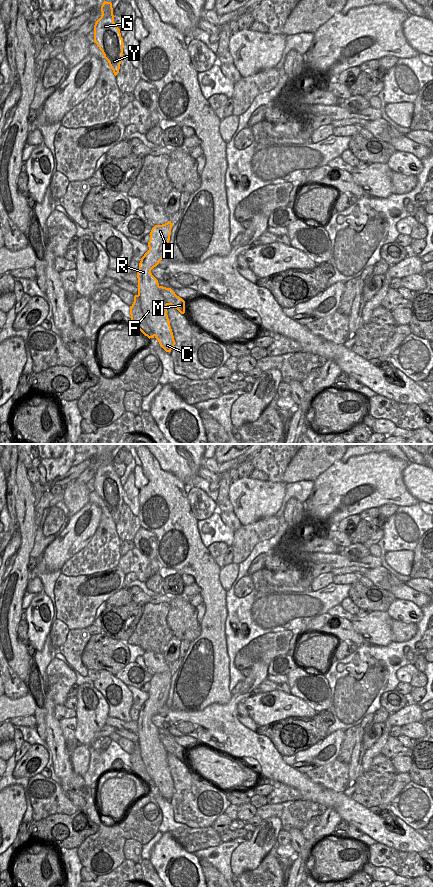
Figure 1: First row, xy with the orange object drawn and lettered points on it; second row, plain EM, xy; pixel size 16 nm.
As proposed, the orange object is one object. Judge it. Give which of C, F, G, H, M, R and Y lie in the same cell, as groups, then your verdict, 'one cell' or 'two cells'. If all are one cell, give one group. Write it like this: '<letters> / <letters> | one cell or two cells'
C F G H R Y / M | two cells

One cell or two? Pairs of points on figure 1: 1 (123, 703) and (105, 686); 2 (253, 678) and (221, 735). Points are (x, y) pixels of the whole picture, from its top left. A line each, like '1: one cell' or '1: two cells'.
1: one cell
2: one cell

